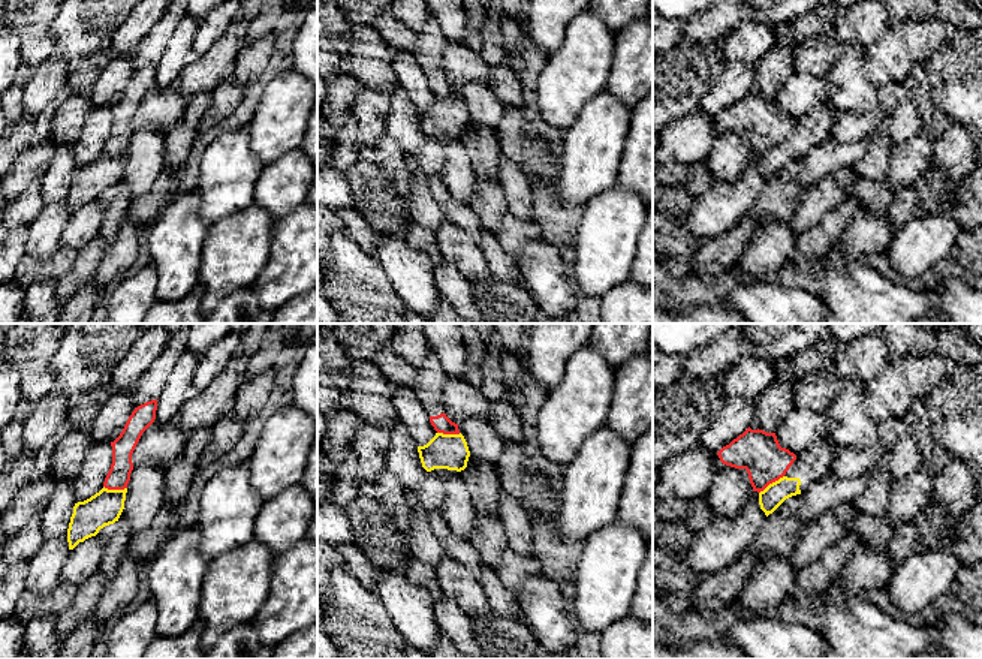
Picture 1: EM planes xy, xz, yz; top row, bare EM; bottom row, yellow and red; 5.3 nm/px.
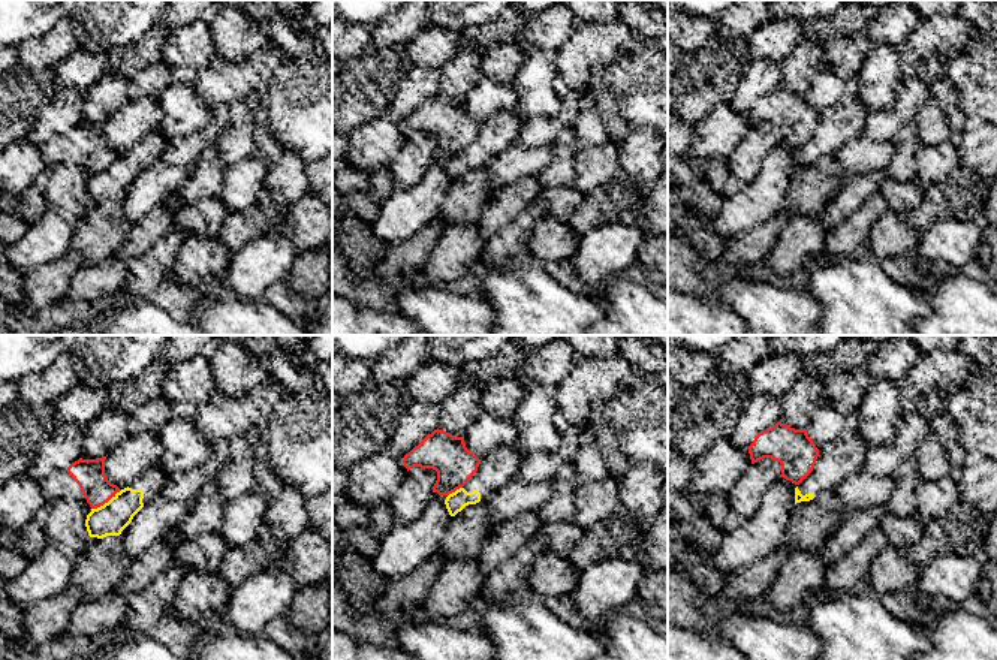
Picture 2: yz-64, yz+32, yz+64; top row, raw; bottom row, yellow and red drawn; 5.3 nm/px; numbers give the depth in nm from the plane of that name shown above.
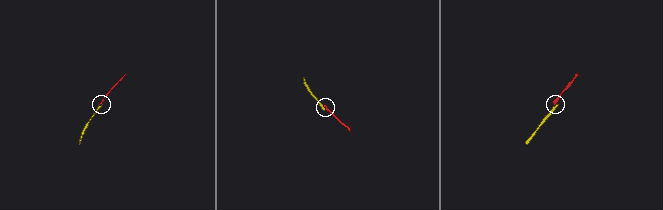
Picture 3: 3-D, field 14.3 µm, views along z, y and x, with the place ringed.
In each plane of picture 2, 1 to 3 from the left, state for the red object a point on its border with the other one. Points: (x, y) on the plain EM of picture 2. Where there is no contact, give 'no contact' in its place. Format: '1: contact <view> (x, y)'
1: contact yz-64 (108, 166)
2: contact yz+32 (455, 156)
3: no contact

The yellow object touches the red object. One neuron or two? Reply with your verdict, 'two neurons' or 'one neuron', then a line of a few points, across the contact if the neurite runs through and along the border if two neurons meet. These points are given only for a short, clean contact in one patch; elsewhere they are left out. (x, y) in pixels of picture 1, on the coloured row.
two neurons; line yz (783, 475), (759, 493)

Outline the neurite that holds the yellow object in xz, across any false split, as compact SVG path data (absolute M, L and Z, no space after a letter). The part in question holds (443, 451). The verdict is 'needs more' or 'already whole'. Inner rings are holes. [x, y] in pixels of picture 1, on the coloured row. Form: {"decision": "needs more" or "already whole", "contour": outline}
{"decision": "needs more", "contour": "M436 433L427 445L418 446L418 452L422 467L440 478L461 478L470 457L467 442L461 433Z"}

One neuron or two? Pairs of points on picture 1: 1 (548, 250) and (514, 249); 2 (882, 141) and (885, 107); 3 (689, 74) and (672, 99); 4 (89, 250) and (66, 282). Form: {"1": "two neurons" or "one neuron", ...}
{"1": "two neurons", "2": "two neurons", "3": "one neuron", "4": "one neuron"}

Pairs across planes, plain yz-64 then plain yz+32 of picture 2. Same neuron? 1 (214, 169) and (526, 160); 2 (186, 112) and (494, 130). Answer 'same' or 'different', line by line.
1: different
2: different

